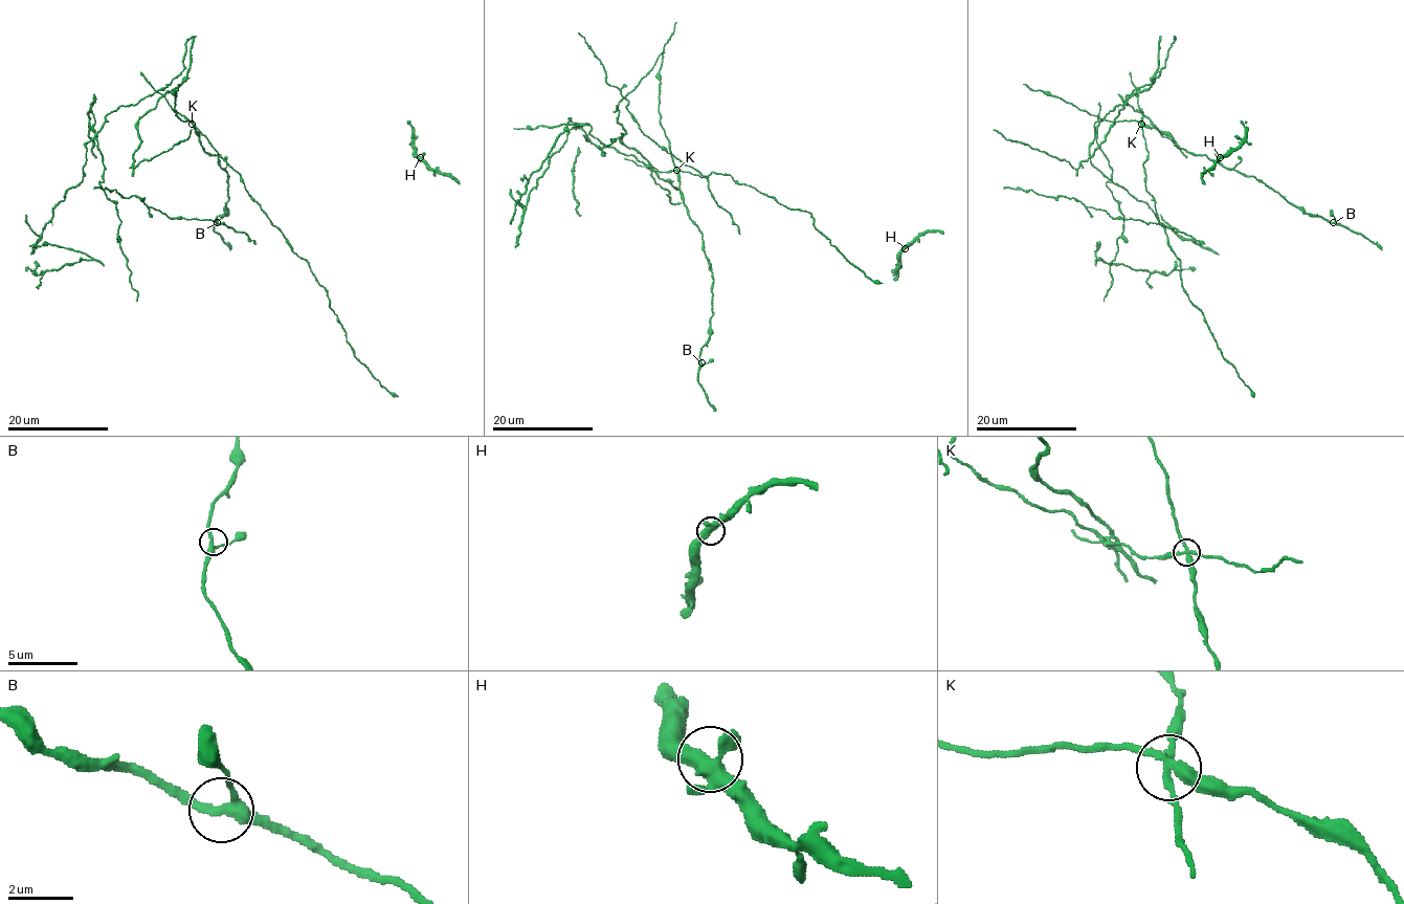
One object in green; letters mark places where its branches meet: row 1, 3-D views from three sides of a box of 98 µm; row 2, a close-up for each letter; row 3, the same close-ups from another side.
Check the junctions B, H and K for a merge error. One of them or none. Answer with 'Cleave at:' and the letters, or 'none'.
Cleave at: K

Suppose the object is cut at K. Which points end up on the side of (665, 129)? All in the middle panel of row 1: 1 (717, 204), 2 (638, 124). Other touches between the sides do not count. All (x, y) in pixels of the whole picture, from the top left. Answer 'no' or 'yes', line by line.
1: no
2: no

